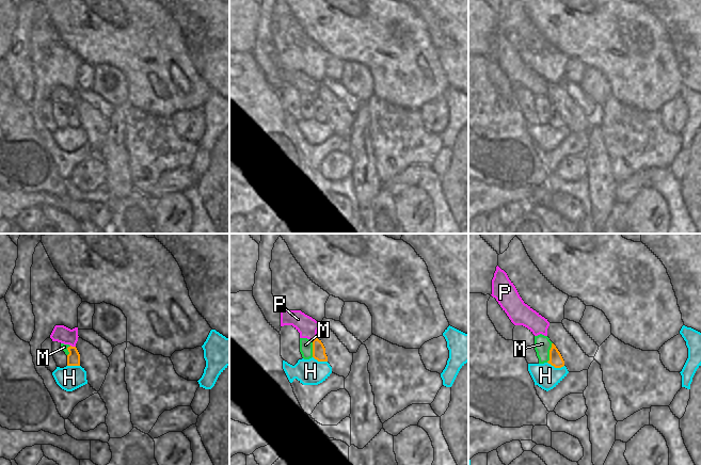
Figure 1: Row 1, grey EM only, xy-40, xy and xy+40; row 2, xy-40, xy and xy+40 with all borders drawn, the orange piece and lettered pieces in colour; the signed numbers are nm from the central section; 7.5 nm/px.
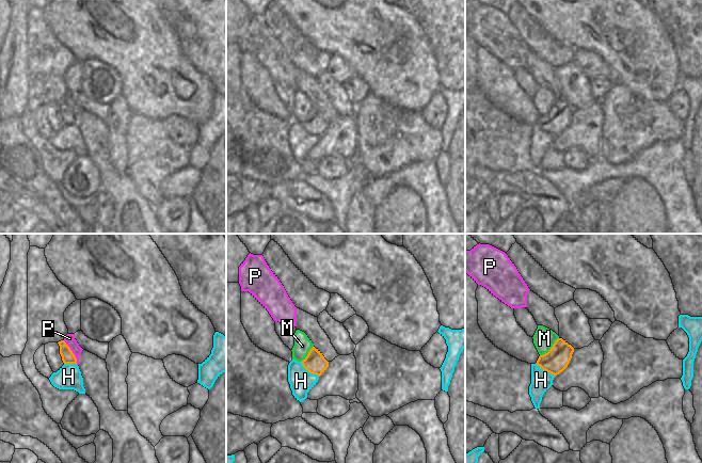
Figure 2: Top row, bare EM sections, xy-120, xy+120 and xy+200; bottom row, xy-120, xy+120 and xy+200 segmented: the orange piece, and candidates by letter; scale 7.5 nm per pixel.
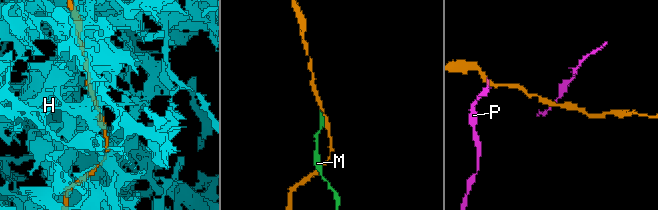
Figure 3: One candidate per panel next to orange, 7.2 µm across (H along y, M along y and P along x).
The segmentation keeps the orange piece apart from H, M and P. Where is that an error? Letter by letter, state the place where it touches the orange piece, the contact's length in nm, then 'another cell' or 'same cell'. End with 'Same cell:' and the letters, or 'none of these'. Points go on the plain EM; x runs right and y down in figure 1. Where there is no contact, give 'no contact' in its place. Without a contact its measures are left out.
H: meets orange in xy+40 at (556, 128); contact 130 nm long; another cell
M: meets orange in xy+40 at (550, 113); contact 160 nm long; another cell
P: meets orange in xy-40 at (73, 108); contact 40 nm long; another cell
Same cell: none of these

